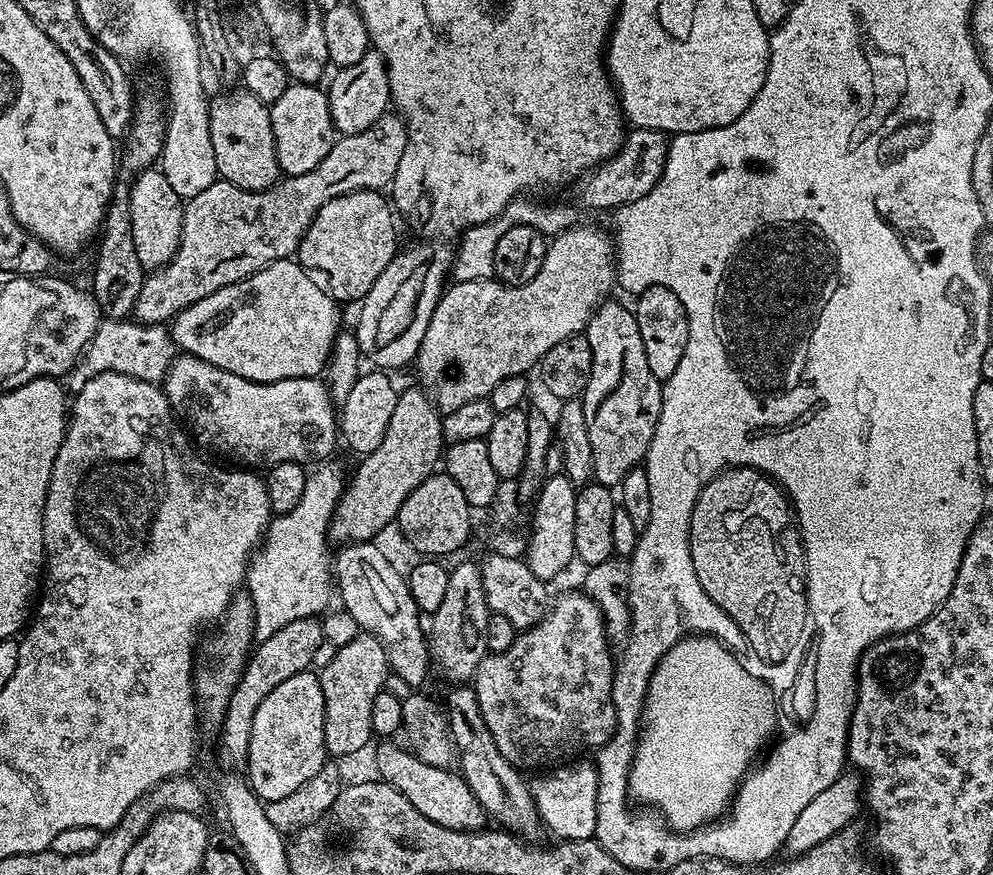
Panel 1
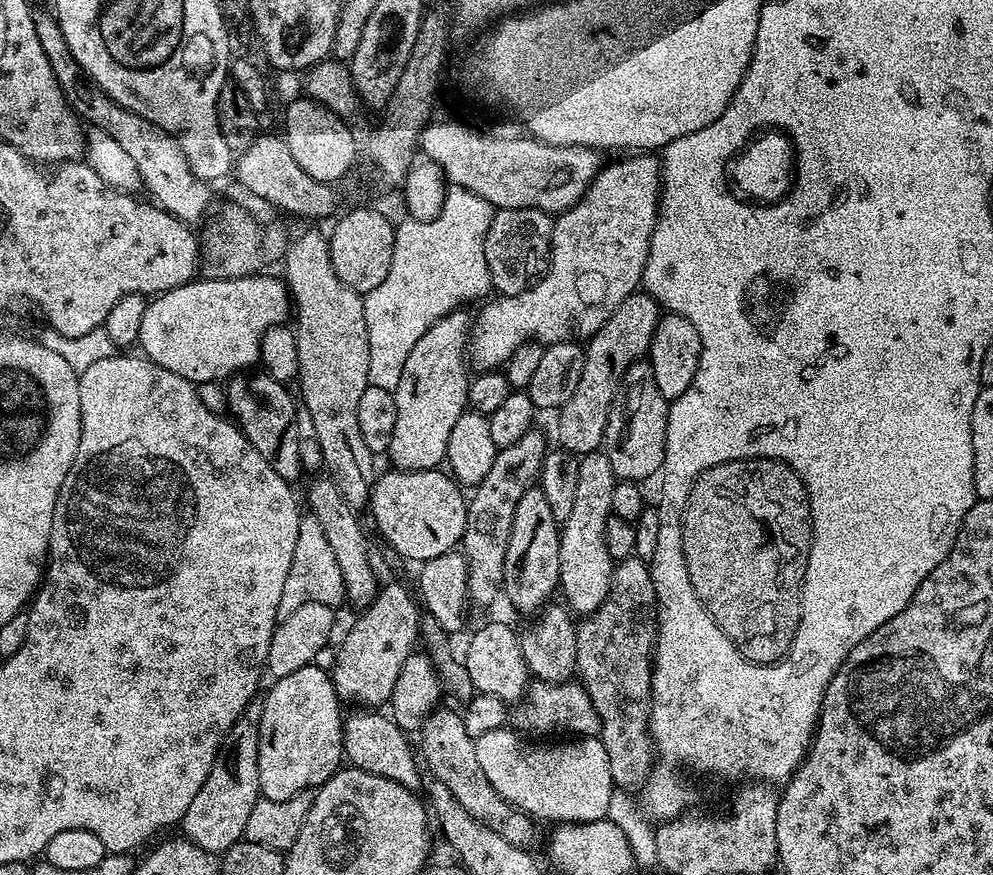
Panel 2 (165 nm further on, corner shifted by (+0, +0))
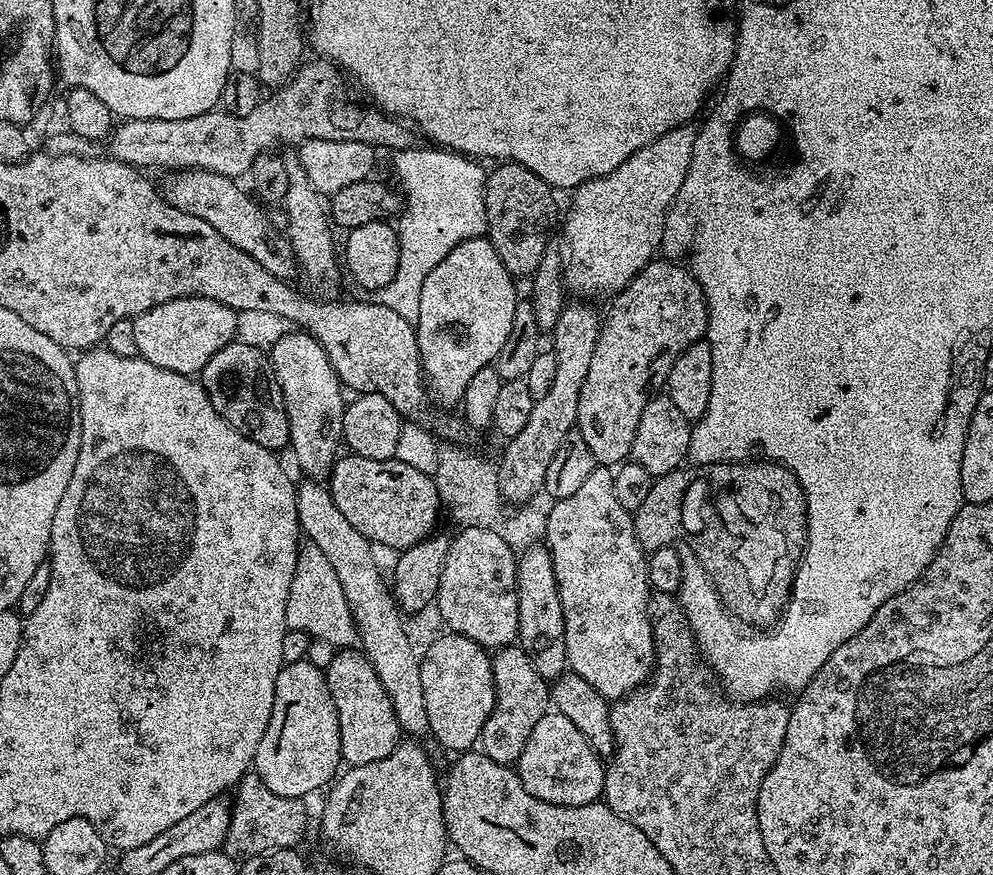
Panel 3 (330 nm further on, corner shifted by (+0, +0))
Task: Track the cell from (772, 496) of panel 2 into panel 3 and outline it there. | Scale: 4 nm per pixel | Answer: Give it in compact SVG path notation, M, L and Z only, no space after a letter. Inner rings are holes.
M725 462L713 465L709 472L710 480L716 487L716 501L712 504L713 510L716 511L716 517L696 536L694 551L698 562L702 562L702 570L706 570L706 574L712 579L720 601L737 621L745 620L748 624L760 624L756 626L775 625L788 606L788 598L792 594L792 580L796 577L796 567L800 564L800 559L804 557L804 543L808 541L808 503L804 501L802 486L791 470L779 462Z

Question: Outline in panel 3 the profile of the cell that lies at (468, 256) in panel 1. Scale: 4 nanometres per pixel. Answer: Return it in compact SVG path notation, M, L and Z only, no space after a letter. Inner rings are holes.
M416 147L397 149L393 153L392 162L402 181L400 188L404 201L396 222L398 271L376 293L377 303L388 306L413 324L418 319L422 284L427 274L446 258L454 246L487 231L484 188L487 171L479 165L481 163L449 149Z

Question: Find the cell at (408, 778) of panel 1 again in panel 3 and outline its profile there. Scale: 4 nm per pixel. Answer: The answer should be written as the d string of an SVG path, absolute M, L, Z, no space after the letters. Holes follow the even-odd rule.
M352 646L337 651L335 658L326 669L326 675L338 714L341 761L348 766L366 766L366 762L378 762L378 758L389 756L397 744L401 743L402 729L394 714L394 706L390 706L390 698L386 694L386 690L382 690L382 682L378 682L378 674L374 674L374 666L370 666L363 651Z

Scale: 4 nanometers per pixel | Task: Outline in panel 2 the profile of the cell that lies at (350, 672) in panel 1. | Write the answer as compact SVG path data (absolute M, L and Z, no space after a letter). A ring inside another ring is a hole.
M388 584L377 591L375 600L357 616L360 617L336 648L336 664L330 670L332 685L341 701L376 710L391 701L402 662L417 647L422 632L422 608L413 589L411 592L404 584Z

